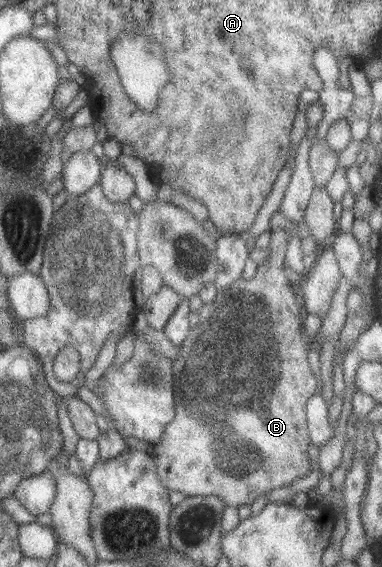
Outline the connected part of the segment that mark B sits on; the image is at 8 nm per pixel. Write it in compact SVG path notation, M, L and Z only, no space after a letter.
M283 229L271 232L270 242L266 249L269 252L269 256L262 262L257 263L255 276L250 280L244 280L240 277L226 290L217 292L213 302L201 304L201 307L196 310L198 316L197 325L193 329L189 329L189 332L185 335L184 342L177 348L177 357L170 360L174 415L165 425L160 439L152 446L151 453L151 457L155 459L155 473L157 473L159 483L168 491L177 491L185 495L185 497L213 496L222 501L224 506L238 509L244 504L251 505L253 500L263 493L289 485L296 478L306 477L311 470L311 462L309 462L309 456L307 455L307 448L309 448L310 442L307 436L304 410L307 399L315 393L315 389L319 386L313 372L308 368L306 360L306 354L312 347L312 343L311 339L306 338L303 333L302 319L304 314L301 312L301 301L297 296L296 288L288 282L284 274L286 236L289 235Z

